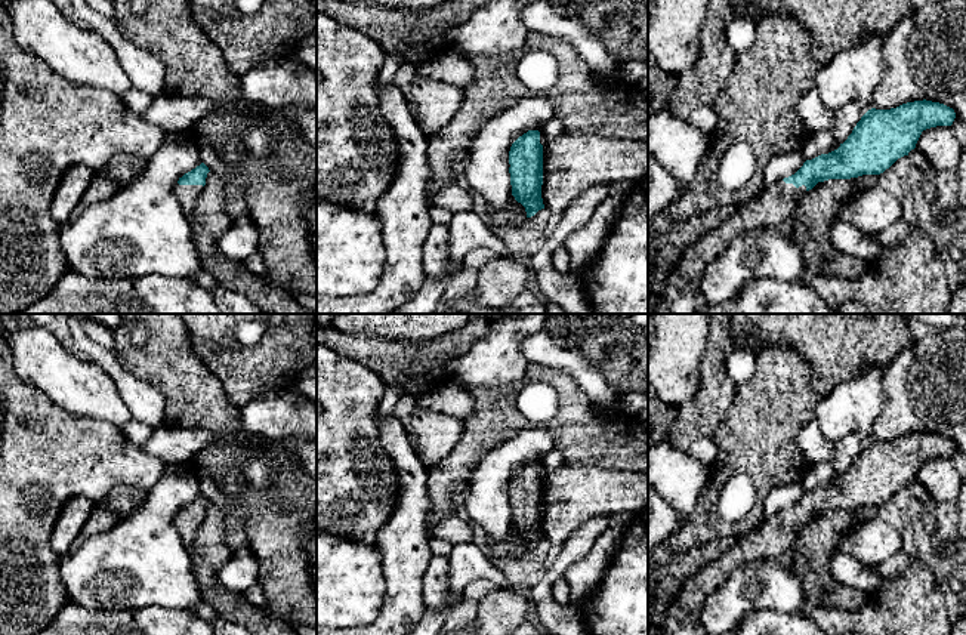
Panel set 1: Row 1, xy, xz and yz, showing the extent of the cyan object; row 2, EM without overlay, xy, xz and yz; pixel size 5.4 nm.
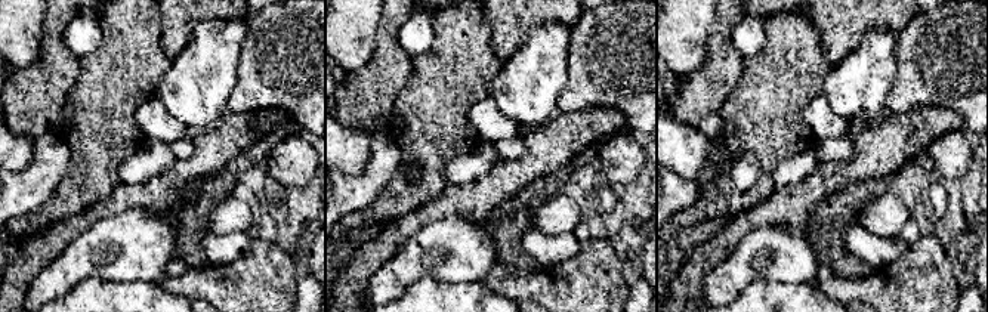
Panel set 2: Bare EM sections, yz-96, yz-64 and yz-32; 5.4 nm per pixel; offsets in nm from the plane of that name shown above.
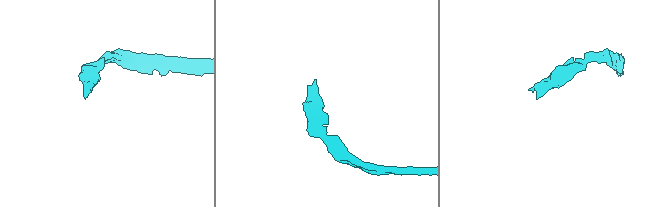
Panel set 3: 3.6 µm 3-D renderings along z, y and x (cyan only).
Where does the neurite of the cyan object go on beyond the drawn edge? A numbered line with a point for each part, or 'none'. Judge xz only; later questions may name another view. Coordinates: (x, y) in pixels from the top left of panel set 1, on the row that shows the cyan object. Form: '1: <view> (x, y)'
none

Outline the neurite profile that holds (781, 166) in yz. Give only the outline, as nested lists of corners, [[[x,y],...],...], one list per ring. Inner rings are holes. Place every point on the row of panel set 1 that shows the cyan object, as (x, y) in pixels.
[[[800,149],[772,157],[763,167],[763,178],[766,184],[781,181],[794,175],[805,163]]]

